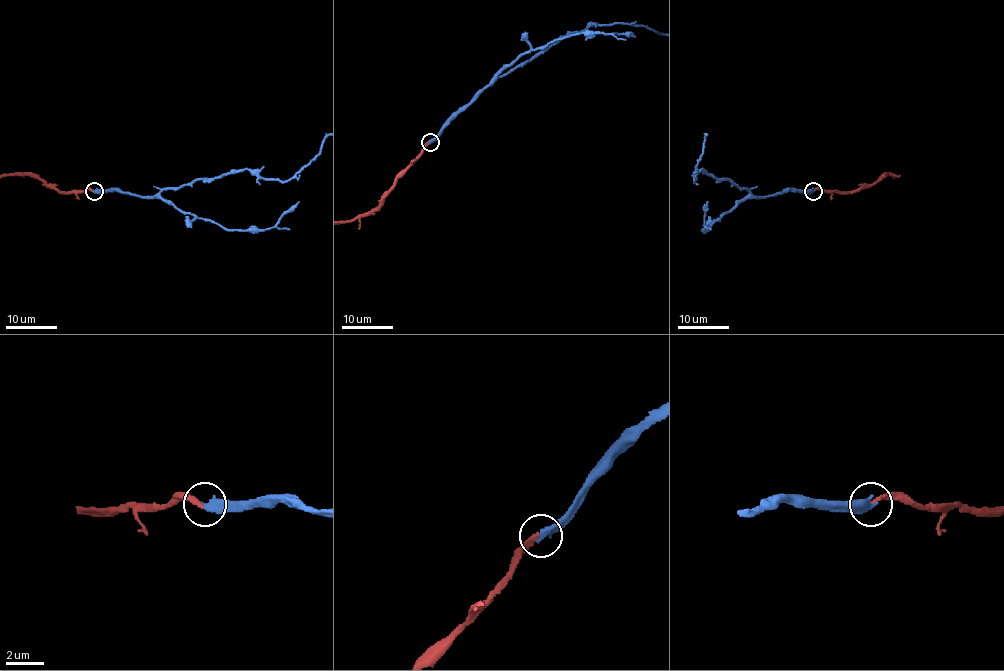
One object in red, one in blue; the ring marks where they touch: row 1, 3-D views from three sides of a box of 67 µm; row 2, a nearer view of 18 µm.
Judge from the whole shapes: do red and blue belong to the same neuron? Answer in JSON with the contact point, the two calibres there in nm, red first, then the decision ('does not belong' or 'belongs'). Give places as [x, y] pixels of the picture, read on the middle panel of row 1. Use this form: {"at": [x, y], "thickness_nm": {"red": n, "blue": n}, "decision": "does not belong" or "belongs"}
{"at": [430, 142], "thickness_nm": {"red": 240, "blue": 440}, "decision": "belongs"}

